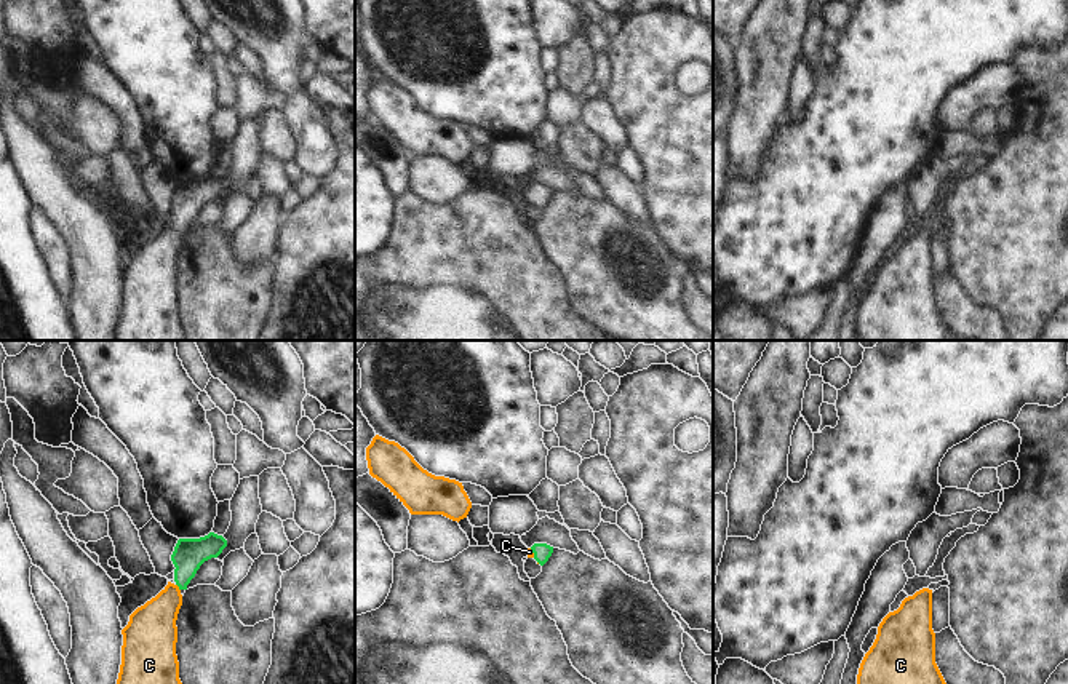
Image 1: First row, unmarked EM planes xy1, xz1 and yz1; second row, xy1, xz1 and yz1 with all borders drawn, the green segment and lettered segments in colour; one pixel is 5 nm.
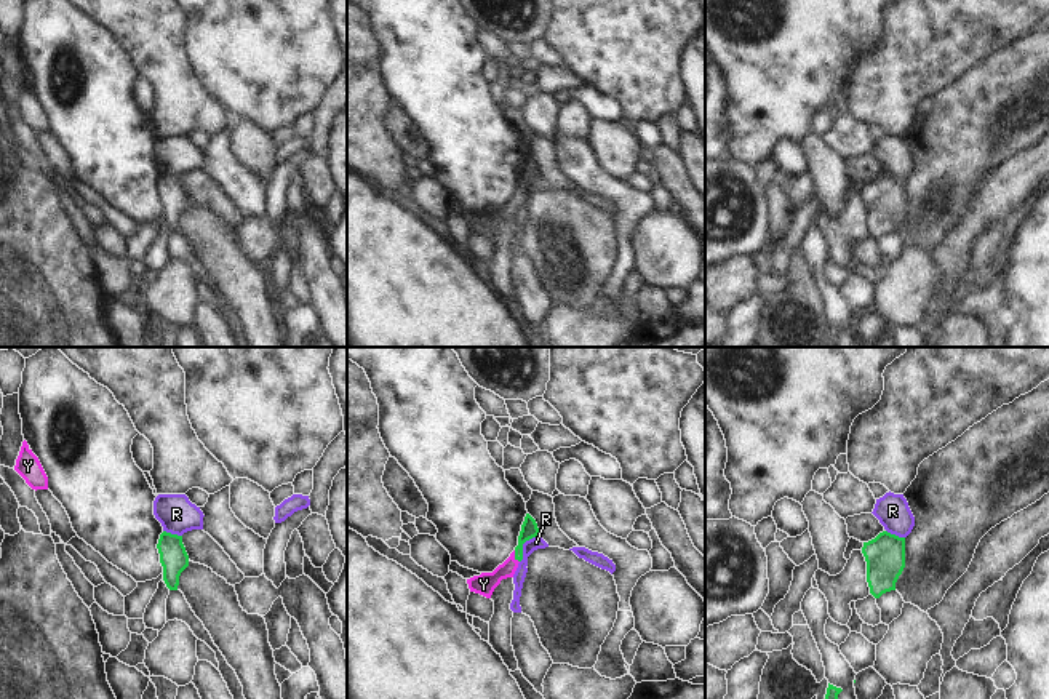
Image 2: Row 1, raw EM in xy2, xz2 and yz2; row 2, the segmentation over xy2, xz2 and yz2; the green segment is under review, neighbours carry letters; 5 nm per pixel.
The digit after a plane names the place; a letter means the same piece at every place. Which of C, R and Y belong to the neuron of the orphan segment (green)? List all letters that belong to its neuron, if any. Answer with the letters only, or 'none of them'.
C, Y

